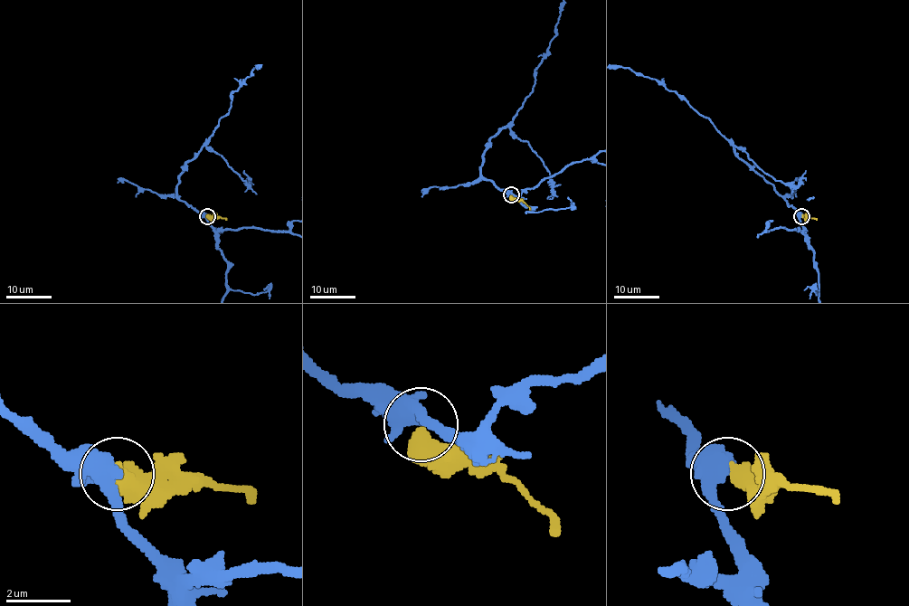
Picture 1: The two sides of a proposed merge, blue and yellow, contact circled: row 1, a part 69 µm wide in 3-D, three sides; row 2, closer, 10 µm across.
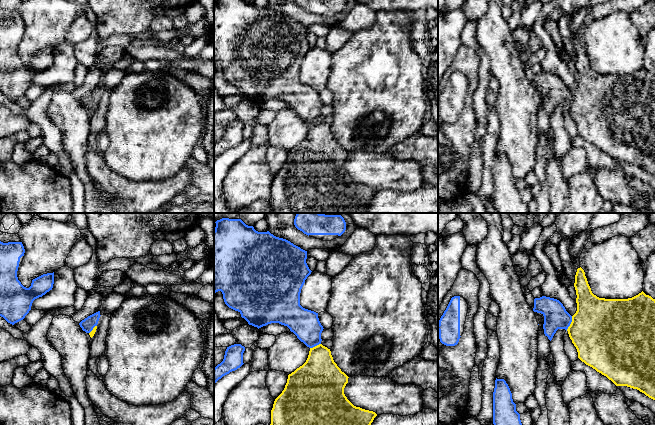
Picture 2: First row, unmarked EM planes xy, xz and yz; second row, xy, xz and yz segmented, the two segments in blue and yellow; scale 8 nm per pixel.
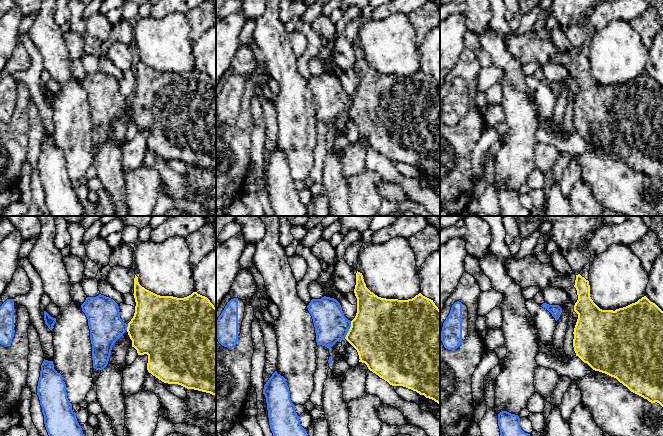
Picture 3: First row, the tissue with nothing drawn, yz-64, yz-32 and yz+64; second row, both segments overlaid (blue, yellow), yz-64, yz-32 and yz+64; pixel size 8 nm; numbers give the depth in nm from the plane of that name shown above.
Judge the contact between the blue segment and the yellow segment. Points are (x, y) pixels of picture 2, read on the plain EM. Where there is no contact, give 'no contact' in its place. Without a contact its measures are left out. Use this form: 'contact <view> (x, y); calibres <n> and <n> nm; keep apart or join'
contact yz (570, 99); calibres 190 and 480 nm; keep apart

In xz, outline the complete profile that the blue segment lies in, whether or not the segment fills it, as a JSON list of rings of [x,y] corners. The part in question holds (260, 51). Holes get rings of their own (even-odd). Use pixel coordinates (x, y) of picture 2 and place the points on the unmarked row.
[[[216,0],[214,6],[214,68],[221,67],[225,80],[241,90],[249,101],[258,105],[271,99],[287,102],[307,123],[321,120],[321,101],[318,89],[300,81],[300,69],[311,50],[307,39],[307,27],[290,17],[267,8],[258,8],[246,0]]]

